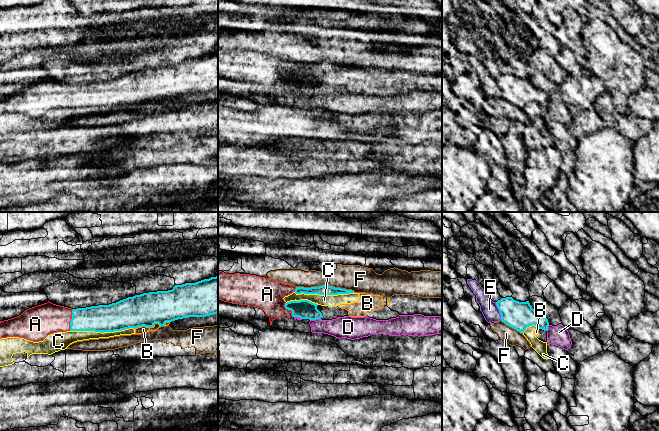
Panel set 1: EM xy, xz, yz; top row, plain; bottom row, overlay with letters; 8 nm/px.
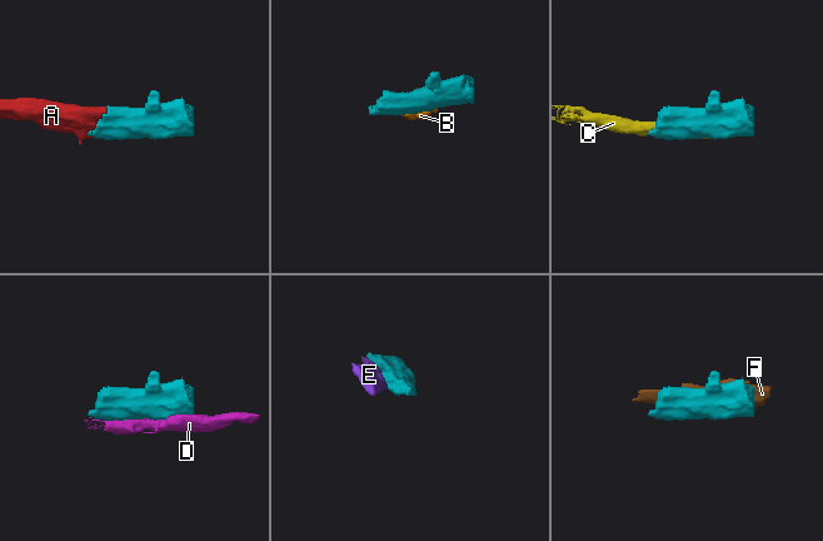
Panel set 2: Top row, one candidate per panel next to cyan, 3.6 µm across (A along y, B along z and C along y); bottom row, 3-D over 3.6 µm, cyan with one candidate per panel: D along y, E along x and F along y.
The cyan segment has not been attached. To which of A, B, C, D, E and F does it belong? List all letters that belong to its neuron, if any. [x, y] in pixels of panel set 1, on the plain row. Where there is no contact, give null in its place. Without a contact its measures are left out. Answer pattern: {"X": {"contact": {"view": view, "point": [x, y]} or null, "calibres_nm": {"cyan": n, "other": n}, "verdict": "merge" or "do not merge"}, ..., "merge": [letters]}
{"A": {"contact": {"view": "xy", "point": [71, 96]}, "calibres_nm": {"cyan": 220, "other": 260}, "verdict": "merge"}, "B": {"contact": {"view": "xy", "point": [147, 102]}, "calibres_nm": {"cyan": 260, "other": 60}, "verdict": "do not merge"}, "C": {"contact": {"view": "xy", "point": [102, 108]}, "calibres_nm": {"cyan": 240, "other": 100}, "verdict": "do not merge"}, "D": {"contact": {"view": "xz", "point": [315, 95]}, "calibres_nm": {"cyan": 160, "other": 180}, "verdict": "do not merge"}, "E": {"contact": {"view": "yz", "point": [499, 86]}, "calibres_nm": {"cyan": 220, "other": 140}, "verdict": "do not merge"}, "F": {"contact": {"view": "xz", "point": [326, 61]}, "calibres_nm": {"cyan": 80, "other": 200}, "verdict": "do not merge"}, "merge": ["A"]}

